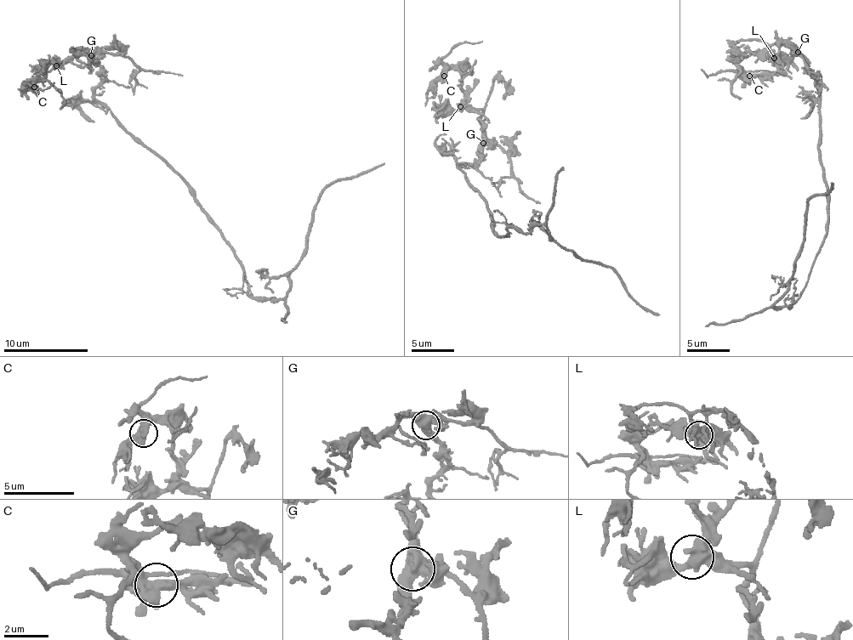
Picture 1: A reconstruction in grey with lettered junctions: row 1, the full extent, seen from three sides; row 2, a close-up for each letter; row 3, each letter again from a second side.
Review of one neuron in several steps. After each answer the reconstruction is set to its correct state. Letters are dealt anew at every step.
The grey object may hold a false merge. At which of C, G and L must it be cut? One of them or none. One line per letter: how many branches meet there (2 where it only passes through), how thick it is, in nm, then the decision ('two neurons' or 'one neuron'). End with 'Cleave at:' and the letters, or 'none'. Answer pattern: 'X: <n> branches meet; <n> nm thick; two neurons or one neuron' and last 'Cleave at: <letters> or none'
C: 3 branches meet; 440 nm thick; one neuron
G: 3 branches meet; 440 nm thick; one neuron
L: 3 branches meet; 440 nm thick; one neuron
Cleave at: none

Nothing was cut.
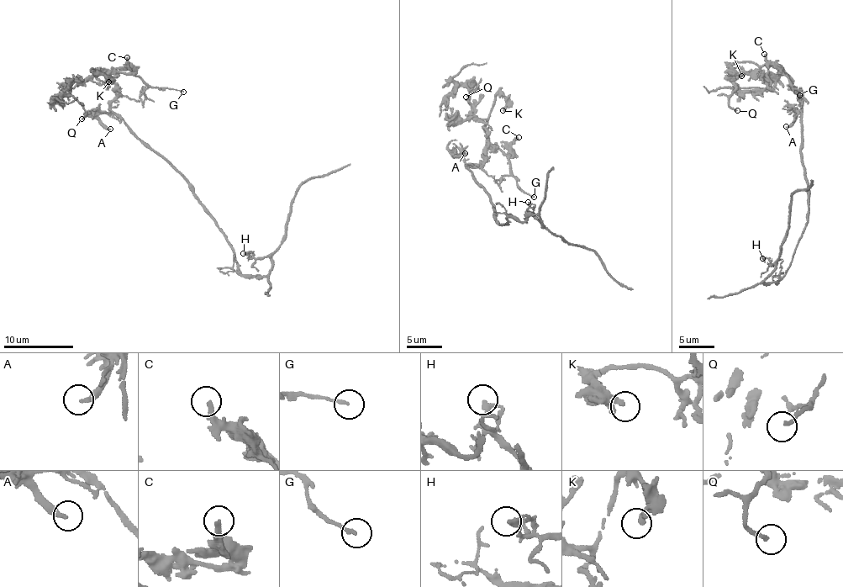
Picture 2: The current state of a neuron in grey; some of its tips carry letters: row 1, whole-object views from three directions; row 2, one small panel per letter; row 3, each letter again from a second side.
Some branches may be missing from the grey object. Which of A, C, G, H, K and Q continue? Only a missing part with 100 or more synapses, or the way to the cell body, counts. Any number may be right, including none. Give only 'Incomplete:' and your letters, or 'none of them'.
Incomplete: none of them

